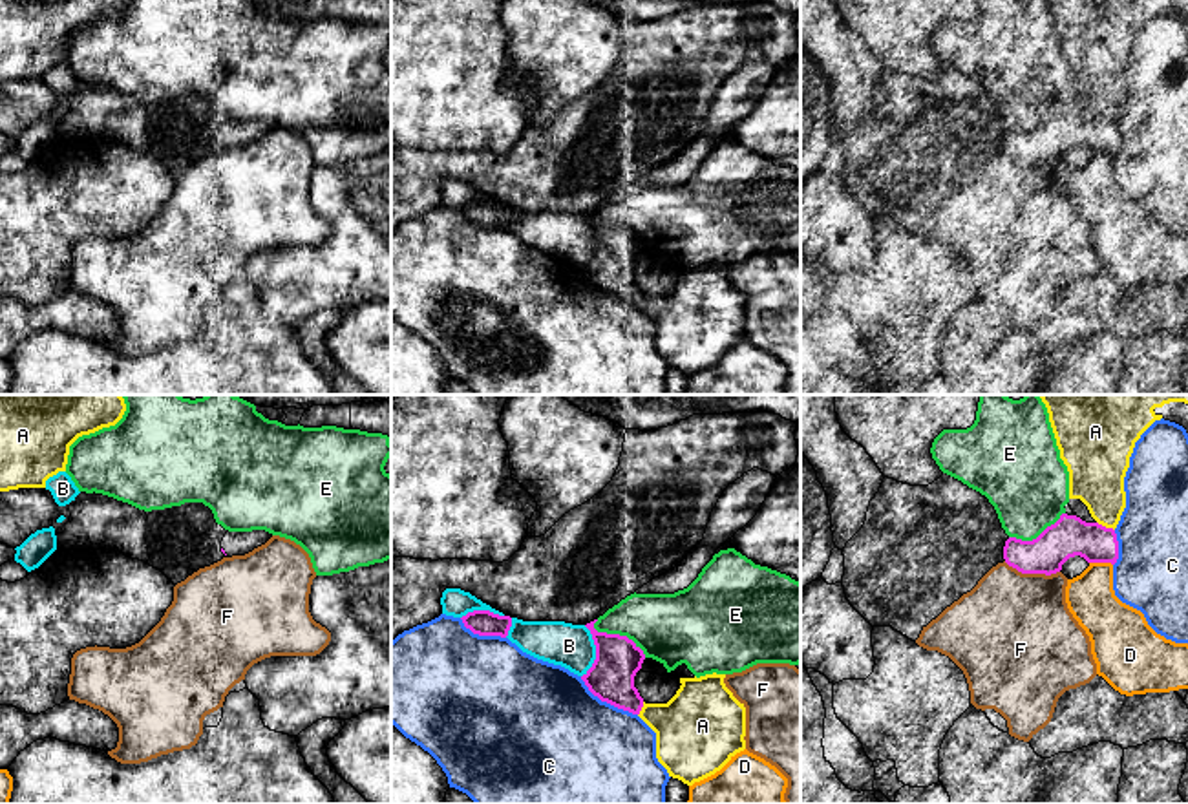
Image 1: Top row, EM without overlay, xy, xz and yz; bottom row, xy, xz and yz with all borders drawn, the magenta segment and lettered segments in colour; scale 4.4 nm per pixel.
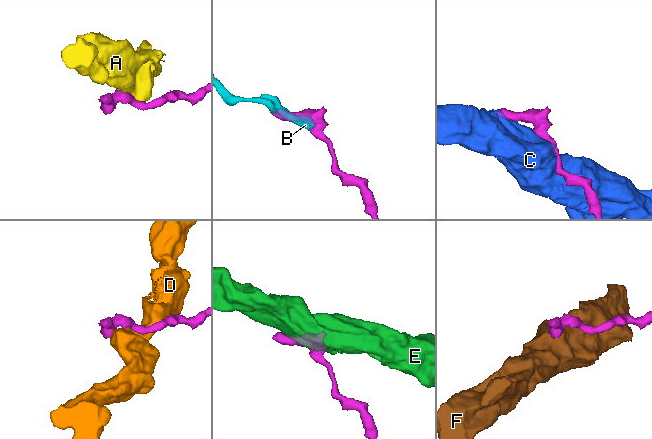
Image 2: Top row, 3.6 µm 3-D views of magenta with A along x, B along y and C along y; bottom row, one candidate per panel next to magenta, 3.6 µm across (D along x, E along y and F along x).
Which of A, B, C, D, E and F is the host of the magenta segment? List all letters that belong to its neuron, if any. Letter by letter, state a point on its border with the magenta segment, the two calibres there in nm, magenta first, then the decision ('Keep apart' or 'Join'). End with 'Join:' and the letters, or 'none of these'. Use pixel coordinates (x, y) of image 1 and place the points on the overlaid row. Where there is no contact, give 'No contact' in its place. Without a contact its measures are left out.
A: Touches magenta at yz (1104, 527). Thickness 180 nm (magenta) against 240 nm. Keep apart
B: Touches magenta at xz (596, 651). Thickness 200 nm (magenta) against 190 nm. Keep apart
C: Touches magenta at xz (607, 702). Thickness 200 nm (magenta) against 500 nm. Keep apart
D: Touches magenta at yz (1101, 561). Thickness 180 nm (magenta) against 220 nm. Keep apart
E: Touches magenta at xz (618, 634). Thickness 200 nm (magenta) against 320 nm. Keep apart
F: Touches magenta at yz (1031, 572). Thickness 180 nm (magenta) against 480 nm. Keep apart
Join: none of these

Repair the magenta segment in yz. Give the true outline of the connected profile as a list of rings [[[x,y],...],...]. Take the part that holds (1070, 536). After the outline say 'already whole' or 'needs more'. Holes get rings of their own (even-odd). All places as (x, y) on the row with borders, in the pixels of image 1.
[[[1062,513],[1036,539],[1009,537],[1003,546],[1005,563],[1022,574],[1056,574],[1075,555],[1084,557],[1087,563],[1115,565],[1119,559],[1115,530]]] | already whole

